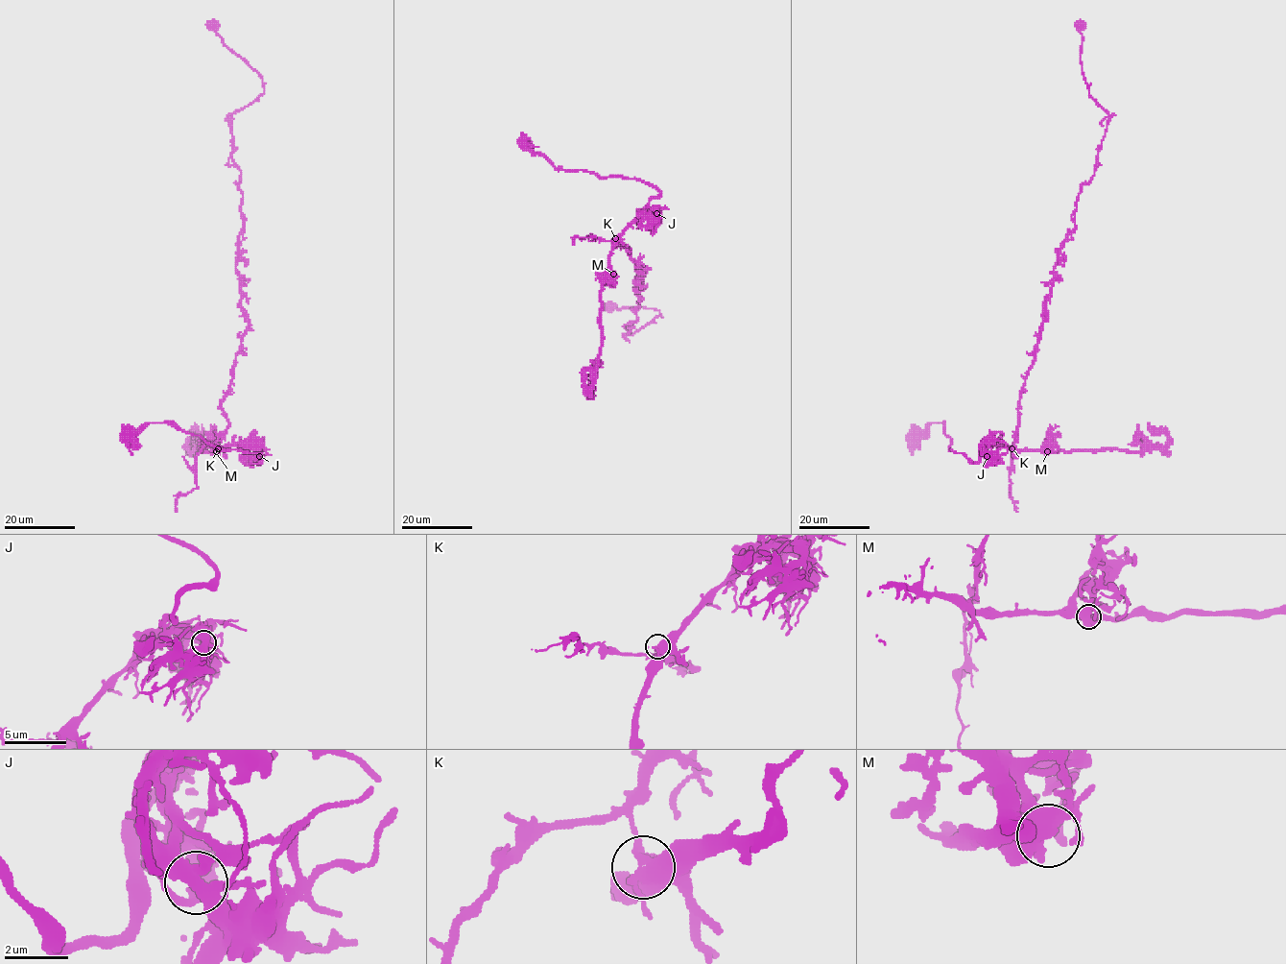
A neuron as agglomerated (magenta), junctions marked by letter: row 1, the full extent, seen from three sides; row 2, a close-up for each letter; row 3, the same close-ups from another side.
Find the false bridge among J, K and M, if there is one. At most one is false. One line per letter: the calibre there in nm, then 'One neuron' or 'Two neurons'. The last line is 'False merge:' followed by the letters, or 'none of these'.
J: Thickness 440 nm. One neuron
K: Thickness 440 nm. Two neurons
M: Thickness 550 nm. One neuron
False merge: K

